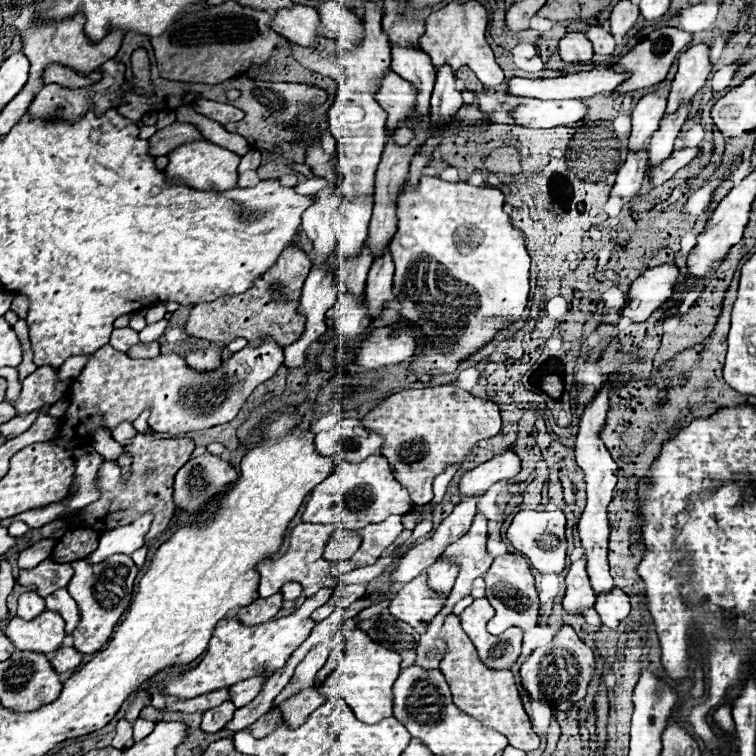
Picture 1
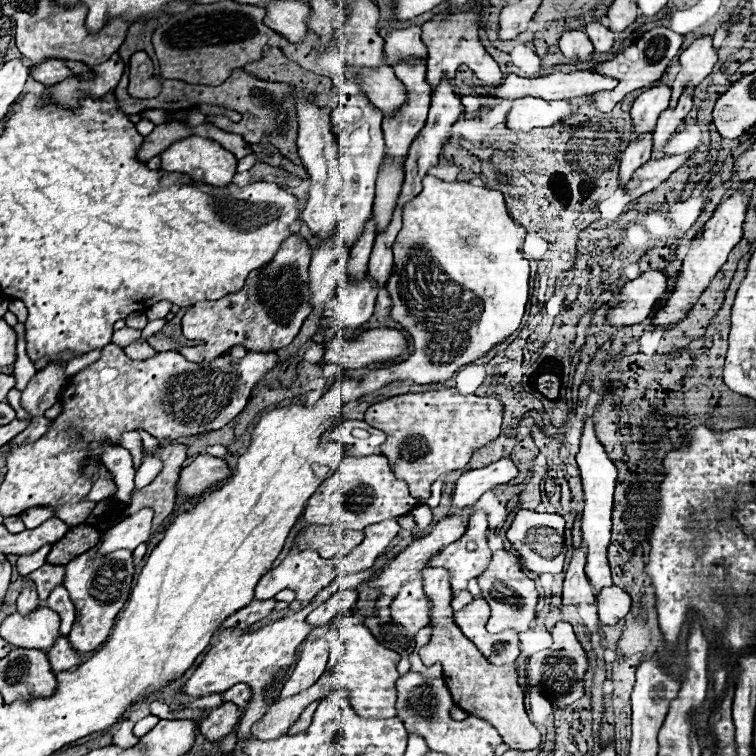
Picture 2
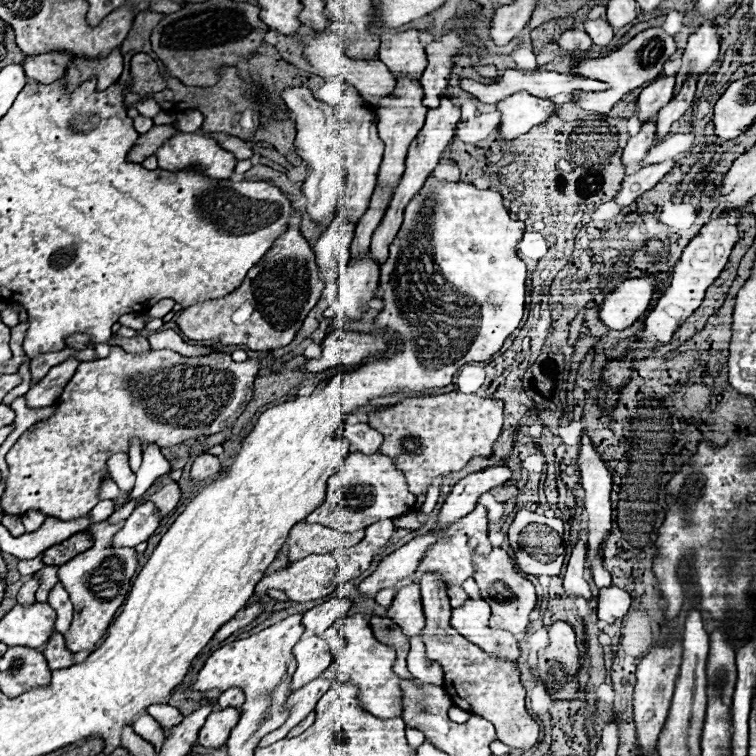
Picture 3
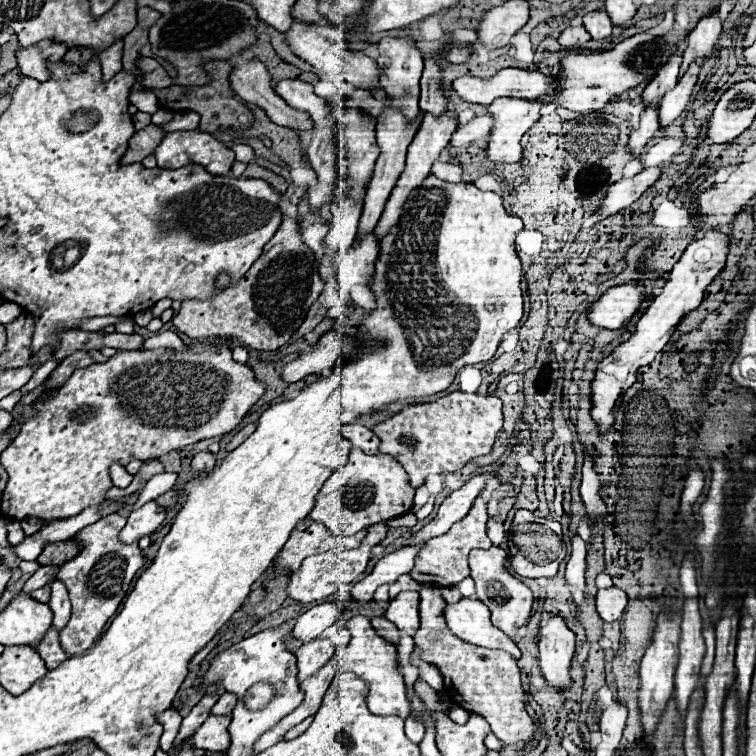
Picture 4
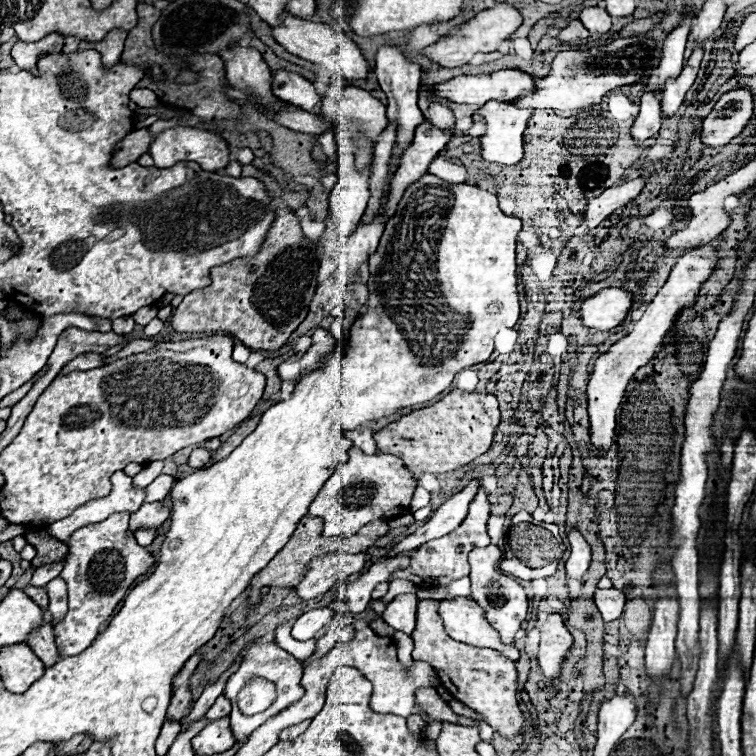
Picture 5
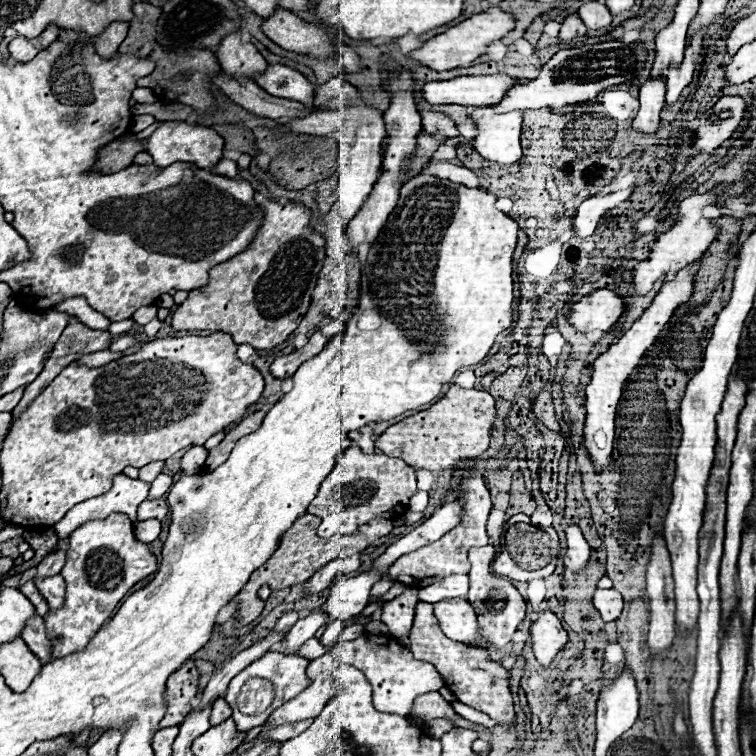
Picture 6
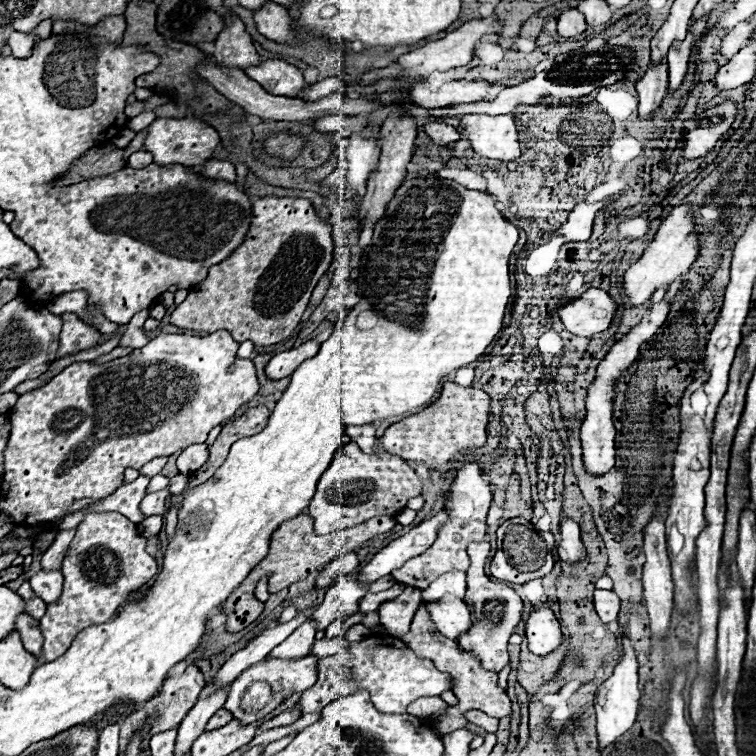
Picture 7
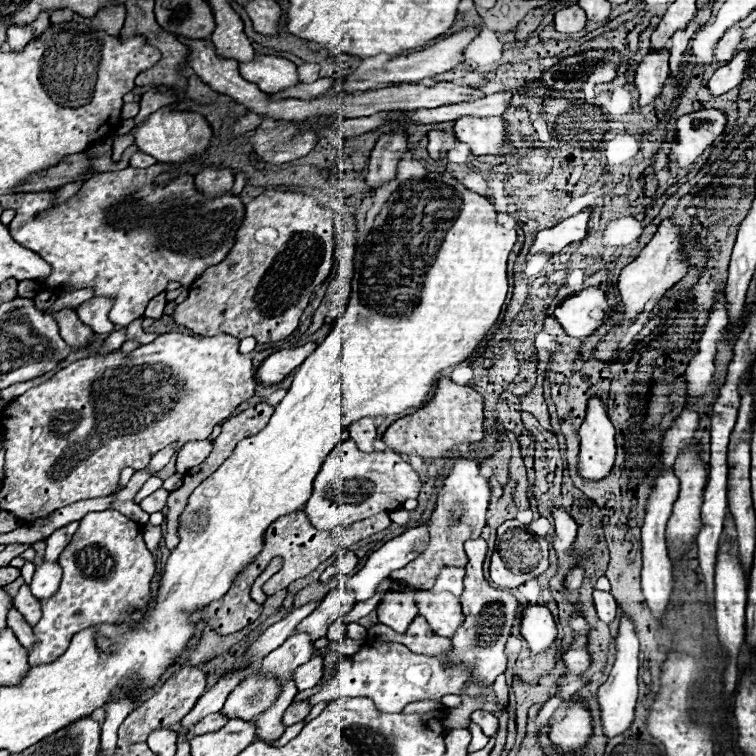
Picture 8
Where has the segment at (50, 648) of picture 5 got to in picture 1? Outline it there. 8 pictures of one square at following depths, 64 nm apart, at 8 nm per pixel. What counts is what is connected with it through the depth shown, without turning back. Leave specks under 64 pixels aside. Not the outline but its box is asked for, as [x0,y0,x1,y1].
[50,646,82,674]

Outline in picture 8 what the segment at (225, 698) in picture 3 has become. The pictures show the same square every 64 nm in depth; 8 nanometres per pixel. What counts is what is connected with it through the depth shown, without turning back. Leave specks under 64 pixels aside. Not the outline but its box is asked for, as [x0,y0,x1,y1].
[190,712,228,734]

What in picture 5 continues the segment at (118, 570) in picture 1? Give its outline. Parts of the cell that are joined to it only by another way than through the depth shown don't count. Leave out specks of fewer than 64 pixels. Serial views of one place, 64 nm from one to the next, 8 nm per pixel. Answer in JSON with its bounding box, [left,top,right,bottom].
[54,513,154,656]

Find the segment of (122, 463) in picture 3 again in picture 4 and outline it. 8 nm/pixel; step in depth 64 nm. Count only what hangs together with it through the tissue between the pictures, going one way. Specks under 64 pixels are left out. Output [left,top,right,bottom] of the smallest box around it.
[110,464,132,488]

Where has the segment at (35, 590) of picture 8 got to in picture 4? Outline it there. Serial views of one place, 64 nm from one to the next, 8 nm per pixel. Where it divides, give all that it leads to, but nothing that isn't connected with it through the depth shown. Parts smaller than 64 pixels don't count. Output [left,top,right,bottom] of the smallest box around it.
[48,580,70,630]

